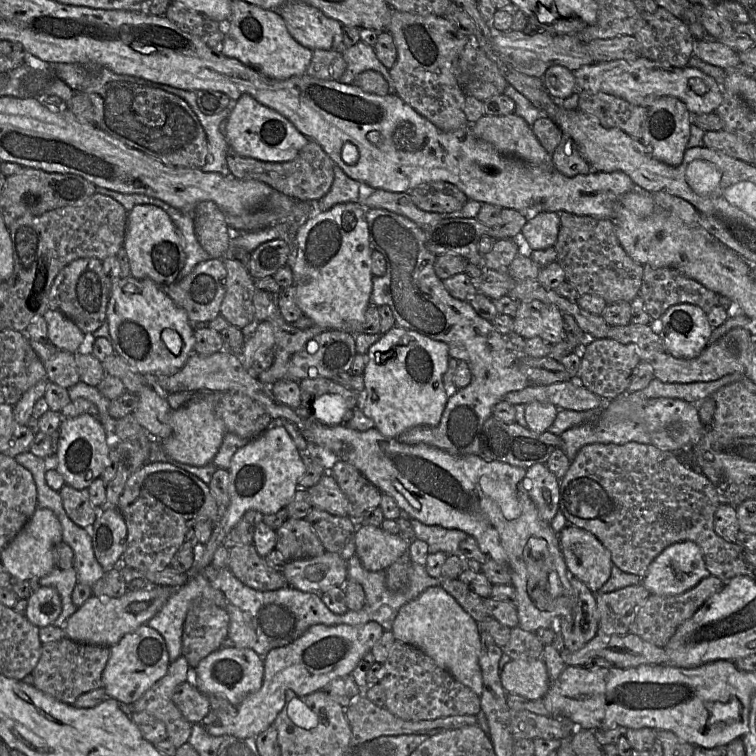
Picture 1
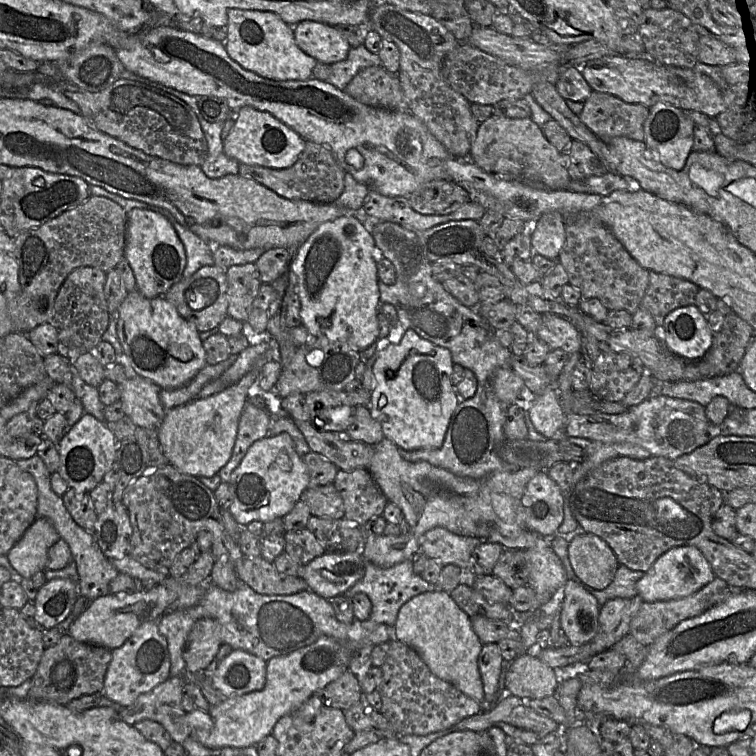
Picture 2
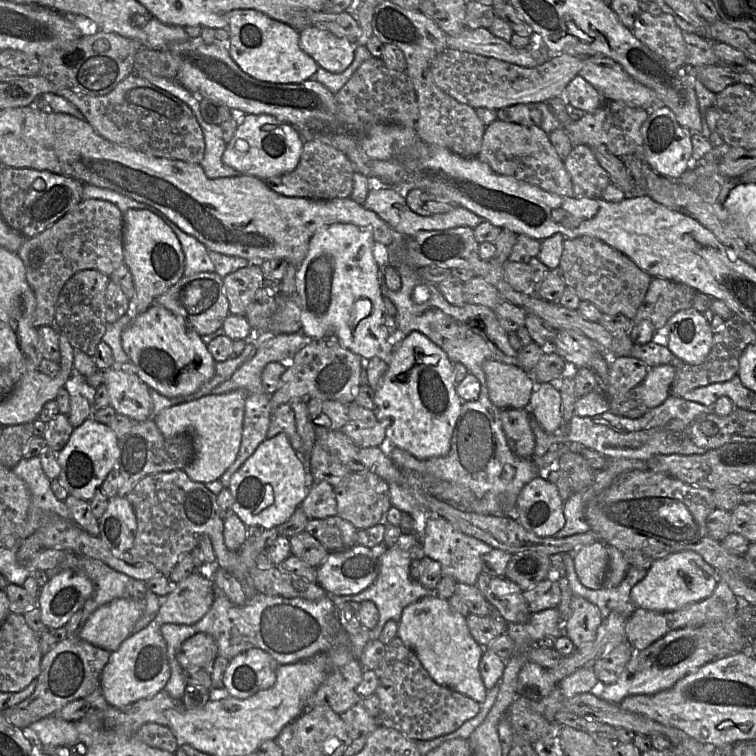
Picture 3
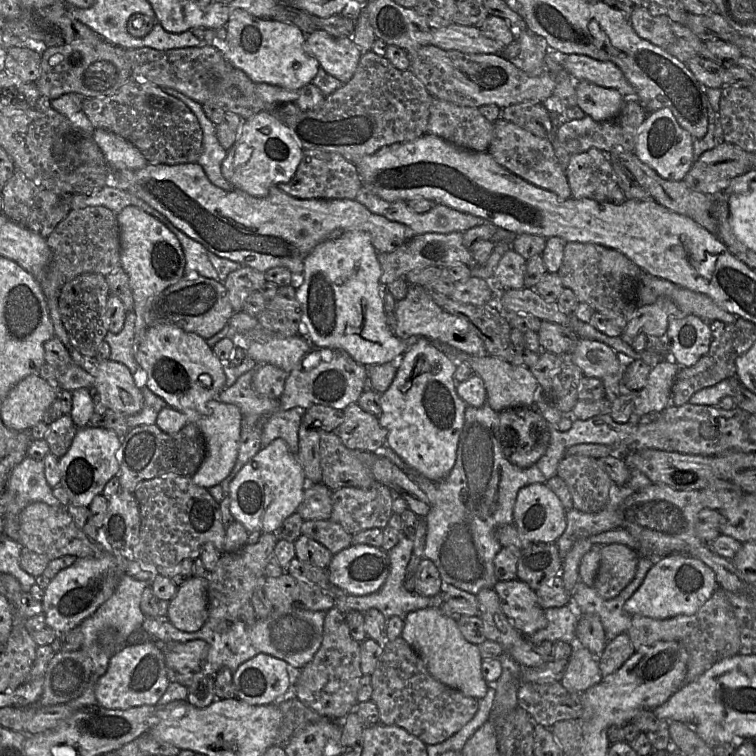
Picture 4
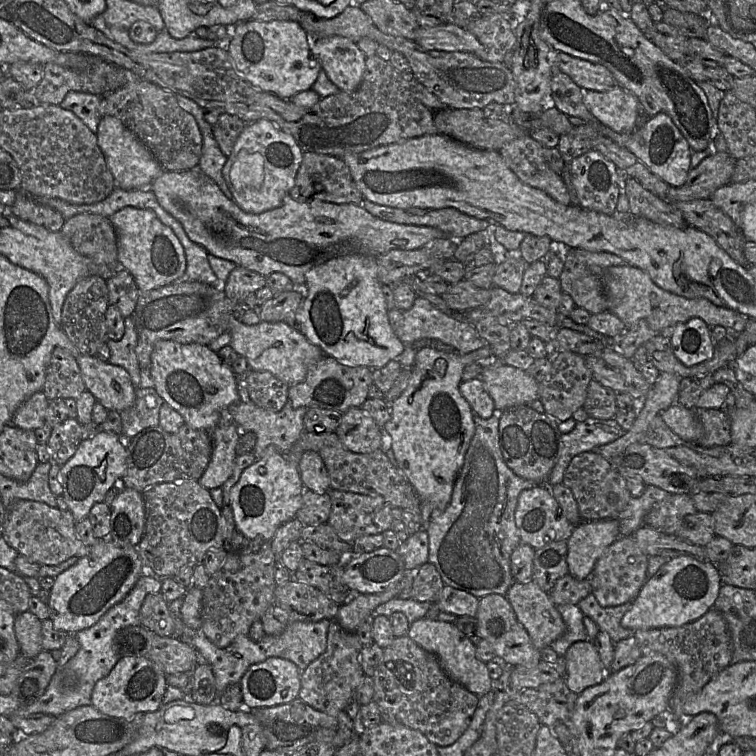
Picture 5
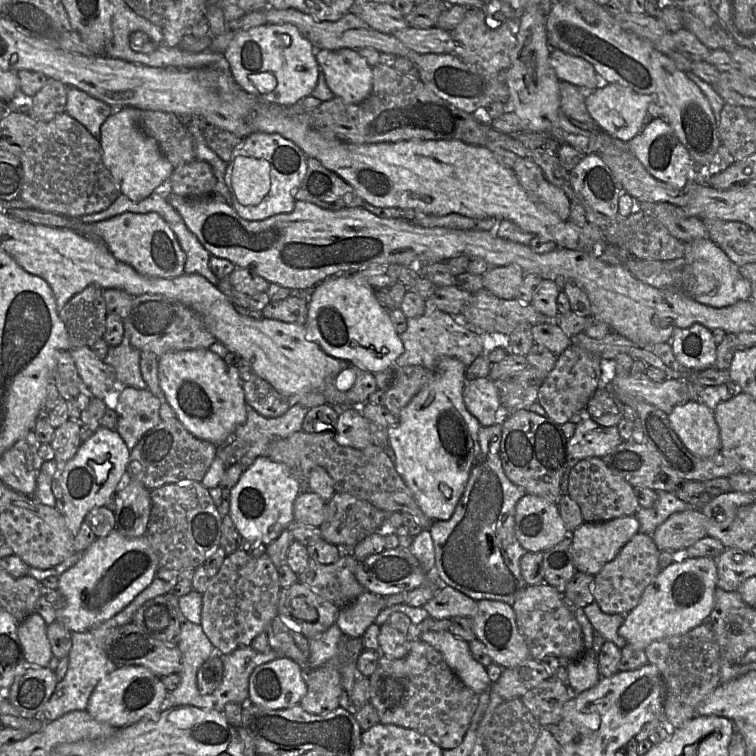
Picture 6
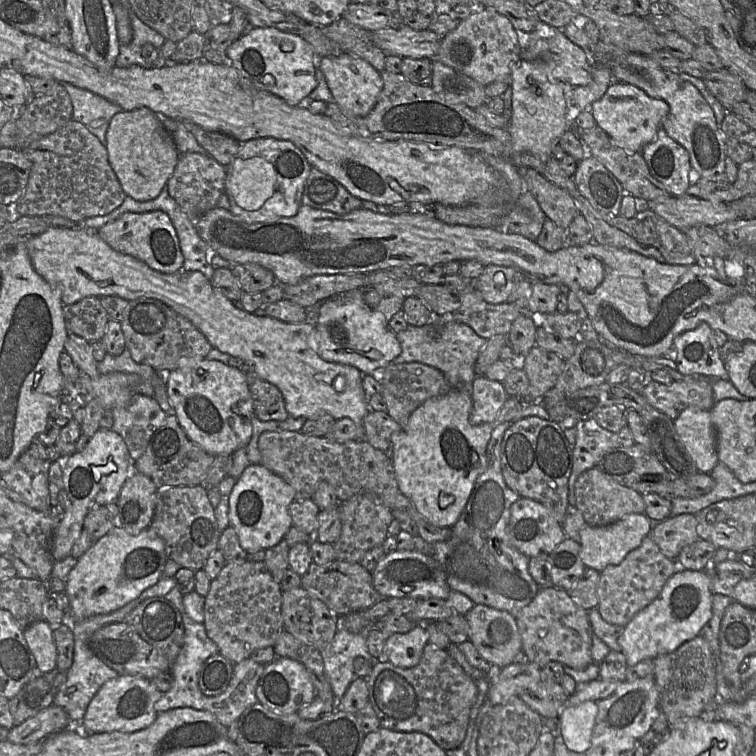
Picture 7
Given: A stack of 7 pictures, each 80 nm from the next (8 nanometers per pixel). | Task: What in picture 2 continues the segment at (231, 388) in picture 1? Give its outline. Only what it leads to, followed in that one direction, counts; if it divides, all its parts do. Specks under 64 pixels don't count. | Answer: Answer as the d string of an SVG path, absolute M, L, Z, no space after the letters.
M294 421L297 428L304 435L310 451L320 453L325 458L333 462L339 469L350 471L357 468L368 469L374 455L374 446L350 439L337 431L324 431L312 425L310 421Z

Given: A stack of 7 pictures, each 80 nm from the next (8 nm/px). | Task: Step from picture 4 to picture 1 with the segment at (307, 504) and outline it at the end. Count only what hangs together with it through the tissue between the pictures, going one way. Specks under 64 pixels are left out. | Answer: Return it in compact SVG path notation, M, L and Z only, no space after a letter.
M326 473L308 492L313 507L335 516L349 516L347 497L331 473Z

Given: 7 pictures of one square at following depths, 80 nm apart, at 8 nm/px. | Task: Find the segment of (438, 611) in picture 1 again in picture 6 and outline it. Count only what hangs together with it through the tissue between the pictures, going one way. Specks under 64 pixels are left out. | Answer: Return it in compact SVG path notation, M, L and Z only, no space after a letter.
M426 631L420 640L440 652L453 673L473 692L481 694L490 690L492 681L486 667L473 658L466 641L449 631Z

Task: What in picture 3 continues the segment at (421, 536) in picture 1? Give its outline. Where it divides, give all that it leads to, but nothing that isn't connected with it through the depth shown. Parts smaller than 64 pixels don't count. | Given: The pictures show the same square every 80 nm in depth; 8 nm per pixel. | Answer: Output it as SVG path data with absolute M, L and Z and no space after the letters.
M429 516L423 539L424 555L440 563L442 575L453 577L457 583L476 585L482 571L482 557L493 548L472 536L464 534L440 516Z

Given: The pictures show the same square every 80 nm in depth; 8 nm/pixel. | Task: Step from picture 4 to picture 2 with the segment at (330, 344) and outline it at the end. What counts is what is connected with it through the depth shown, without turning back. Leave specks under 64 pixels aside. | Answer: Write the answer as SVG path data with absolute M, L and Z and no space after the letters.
M341 216L320 224L296 249L293 271L297 277L297 294L301 303L300 316L313 337L326 336L331 341L345 342L362 351L379 339L377 314L380 309L375 243L369 229L353 216Z

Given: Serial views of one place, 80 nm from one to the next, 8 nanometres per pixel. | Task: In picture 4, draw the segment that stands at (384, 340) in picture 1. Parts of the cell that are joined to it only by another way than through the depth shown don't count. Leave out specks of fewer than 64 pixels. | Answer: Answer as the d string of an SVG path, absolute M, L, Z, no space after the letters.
M422 337L400 359L397 374L390 387L381 394L382 414L378 418L387 431L390 448L412 469L432 480L444 479L455 465L457 448L465 422L467 404L456 391L454 374L457 364L438 350L429 339Z

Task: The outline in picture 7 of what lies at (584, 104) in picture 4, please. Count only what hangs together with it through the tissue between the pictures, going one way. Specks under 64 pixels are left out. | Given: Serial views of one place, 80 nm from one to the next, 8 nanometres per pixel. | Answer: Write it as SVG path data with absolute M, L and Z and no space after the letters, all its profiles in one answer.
M616 81L602 98L591 104L590 109L597 126L631 152L641 152L646 144L653 141L669 114L669 106L663 100L648 96L632 84Z

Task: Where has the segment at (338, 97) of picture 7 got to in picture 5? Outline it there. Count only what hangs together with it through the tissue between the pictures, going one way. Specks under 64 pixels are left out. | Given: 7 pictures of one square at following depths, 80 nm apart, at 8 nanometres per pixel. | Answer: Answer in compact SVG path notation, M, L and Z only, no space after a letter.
M341 36L314 37L311 52L339 90L351 92L359 87L366 56L354 41Z

